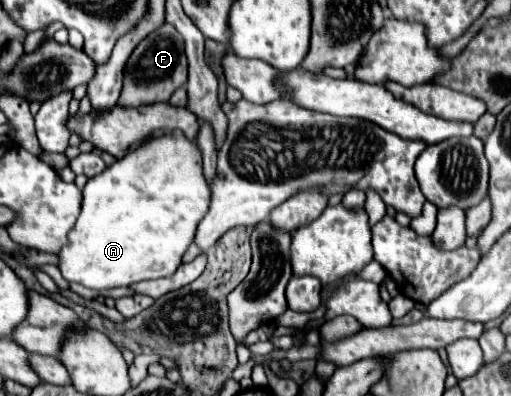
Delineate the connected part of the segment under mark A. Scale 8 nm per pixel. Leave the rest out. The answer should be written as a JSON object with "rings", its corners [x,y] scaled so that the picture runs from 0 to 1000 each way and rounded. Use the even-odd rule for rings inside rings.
{"rings":[[[352,333],[297,348],[168,460],[160,535],[145,581],[133,591],[133,621],[110,641],[114,677],[133,712],[192,737],[227,722],[254,722],[274,707],[333,697],[344,687],[356,641],[376,616],[384,571],[403,545],[407,520],[411,475],[395,439],[395,394],[387,369],[364,354]]]}

